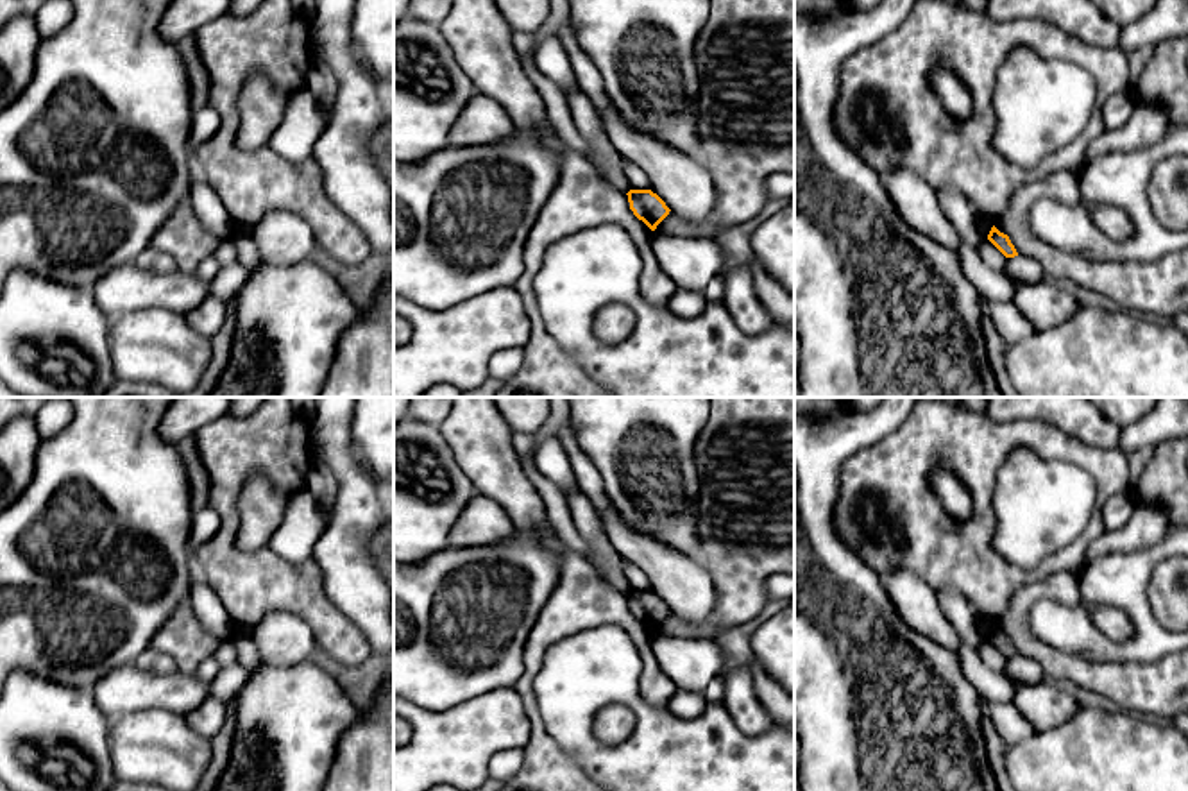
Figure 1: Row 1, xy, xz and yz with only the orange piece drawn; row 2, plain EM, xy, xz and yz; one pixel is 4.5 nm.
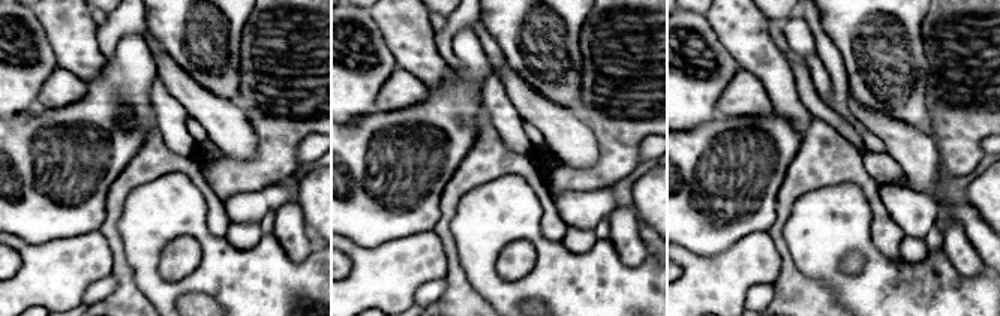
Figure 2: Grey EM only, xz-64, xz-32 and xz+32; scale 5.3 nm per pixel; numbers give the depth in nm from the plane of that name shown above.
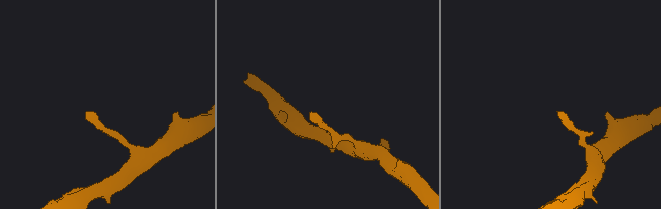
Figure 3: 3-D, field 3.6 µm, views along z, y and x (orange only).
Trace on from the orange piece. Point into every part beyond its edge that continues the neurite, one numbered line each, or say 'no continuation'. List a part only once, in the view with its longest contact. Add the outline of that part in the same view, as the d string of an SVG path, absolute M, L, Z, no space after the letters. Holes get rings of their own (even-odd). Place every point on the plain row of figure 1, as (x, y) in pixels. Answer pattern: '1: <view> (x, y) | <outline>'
no continuation

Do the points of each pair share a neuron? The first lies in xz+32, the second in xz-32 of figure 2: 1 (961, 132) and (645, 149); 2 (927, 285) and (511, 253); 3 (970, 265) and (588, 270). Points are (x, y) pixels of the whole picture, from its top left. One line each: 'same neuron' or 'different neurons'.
1: different neurons
2: different neurons
3: different neurons

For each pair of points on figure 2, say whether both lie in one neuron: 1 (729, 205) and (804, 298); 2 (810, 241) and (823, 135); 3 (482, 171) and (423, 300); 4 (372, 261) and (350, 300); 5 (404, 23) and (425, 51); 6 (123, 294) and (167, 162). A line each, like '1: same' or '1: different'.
1: different
2: different
3: different
4: same
5: same
6: same

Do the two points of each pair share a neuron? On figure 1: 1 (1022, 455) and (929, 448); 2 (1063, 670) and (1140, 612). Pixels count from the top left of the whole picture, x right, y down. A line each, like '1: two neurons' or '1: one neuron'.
1: two neurons
2: two neurons

